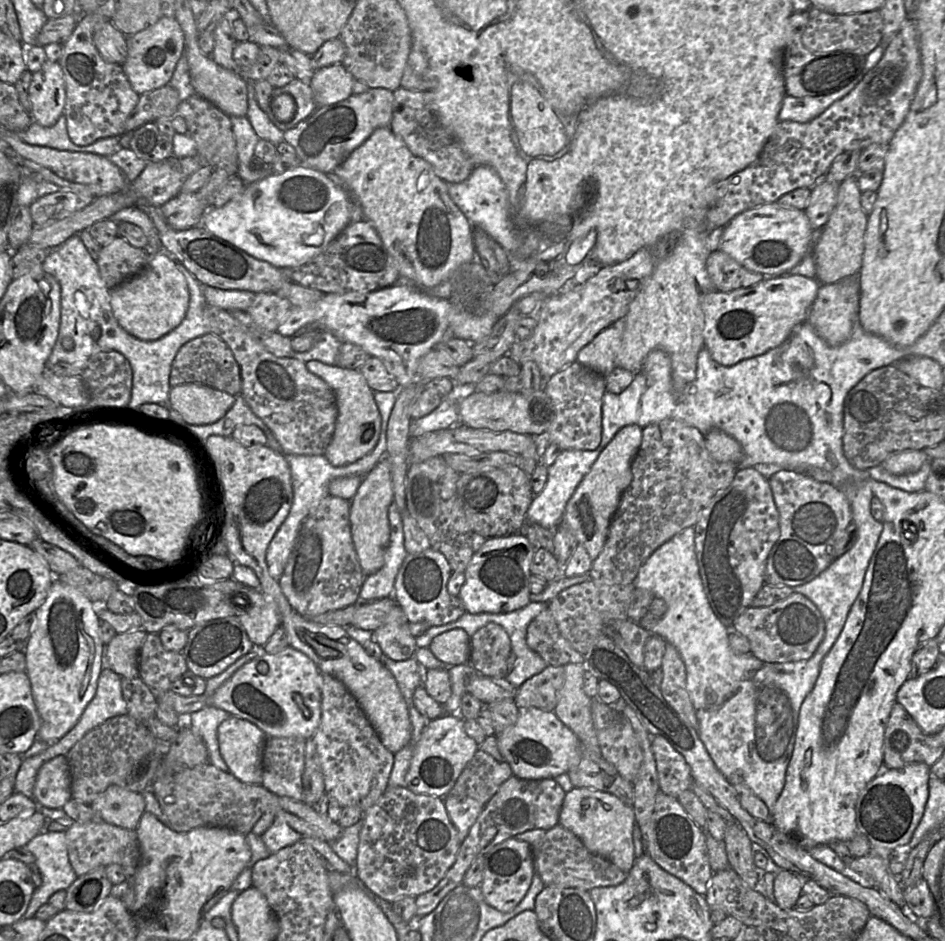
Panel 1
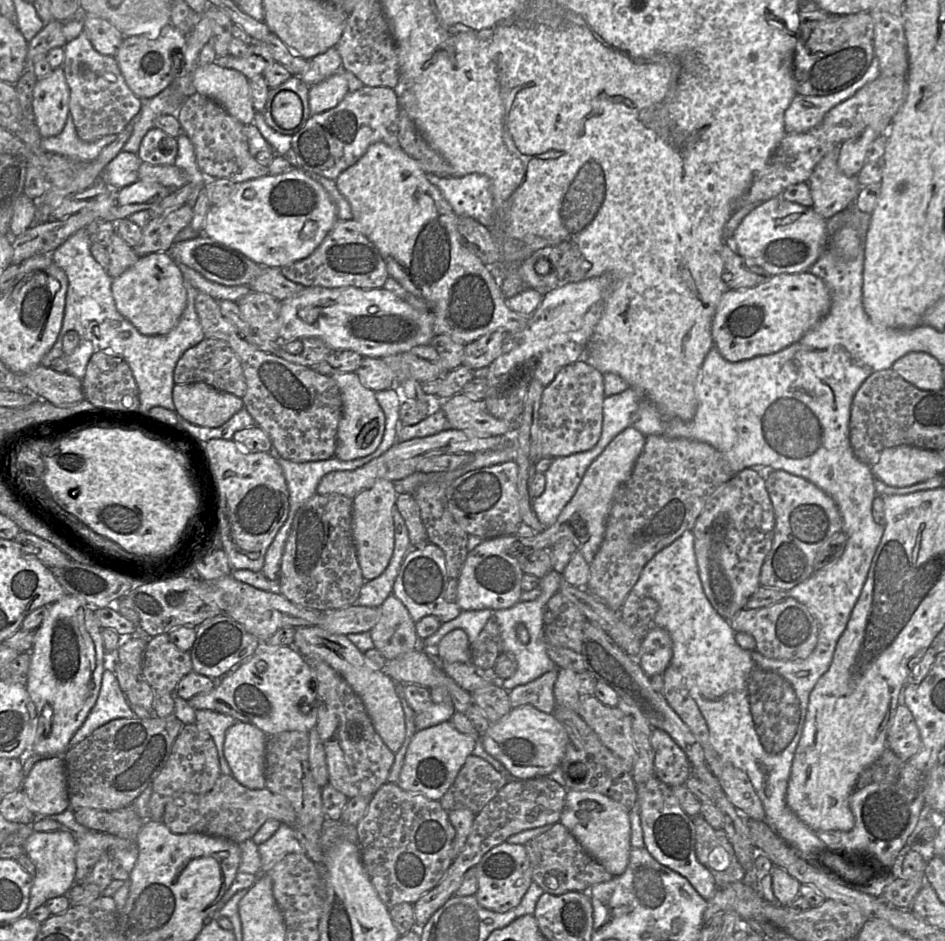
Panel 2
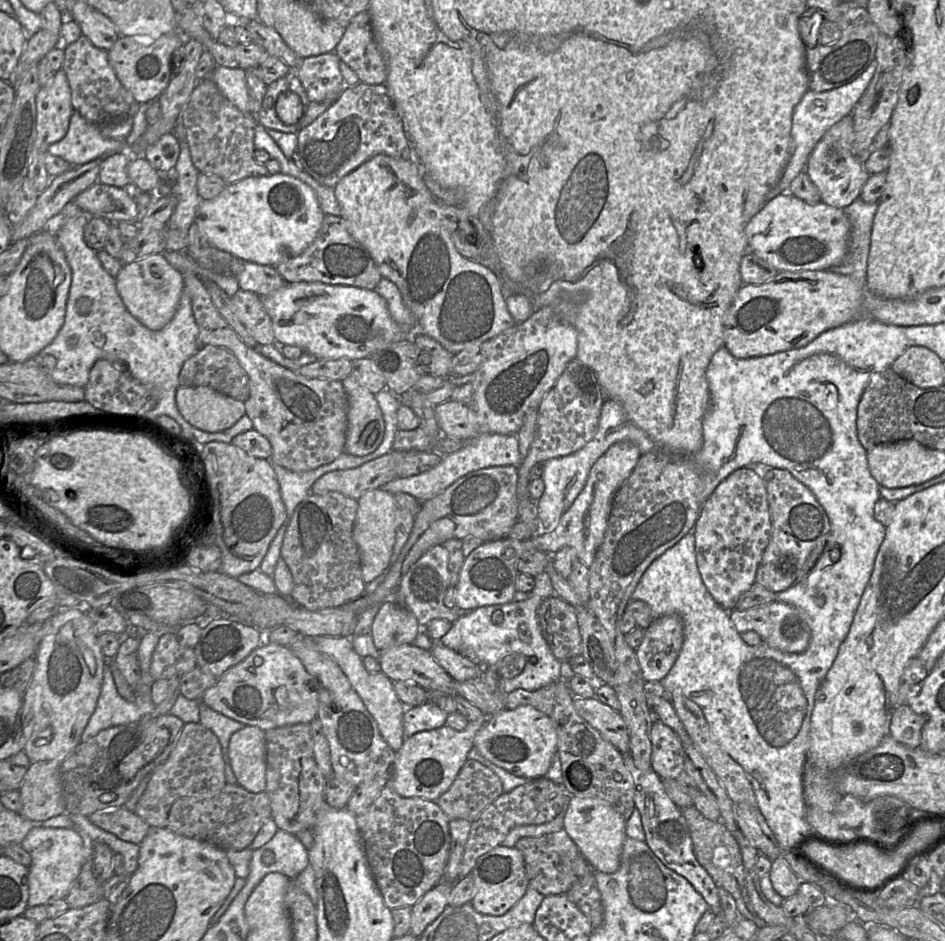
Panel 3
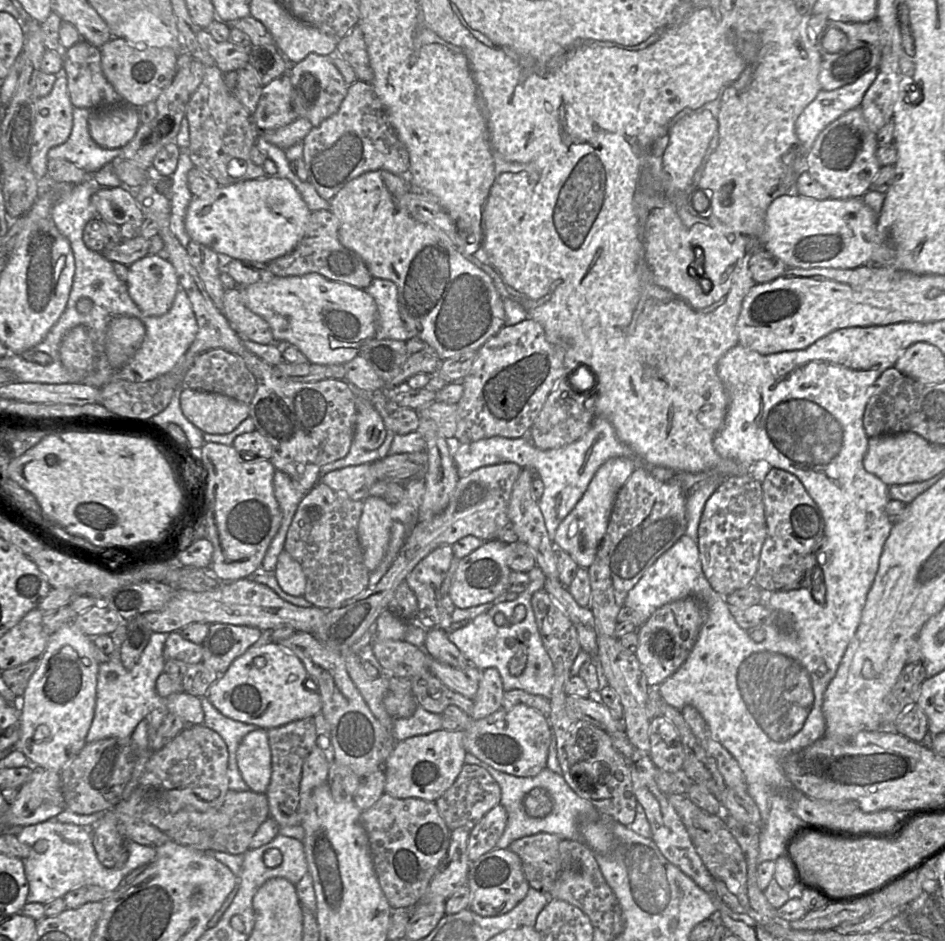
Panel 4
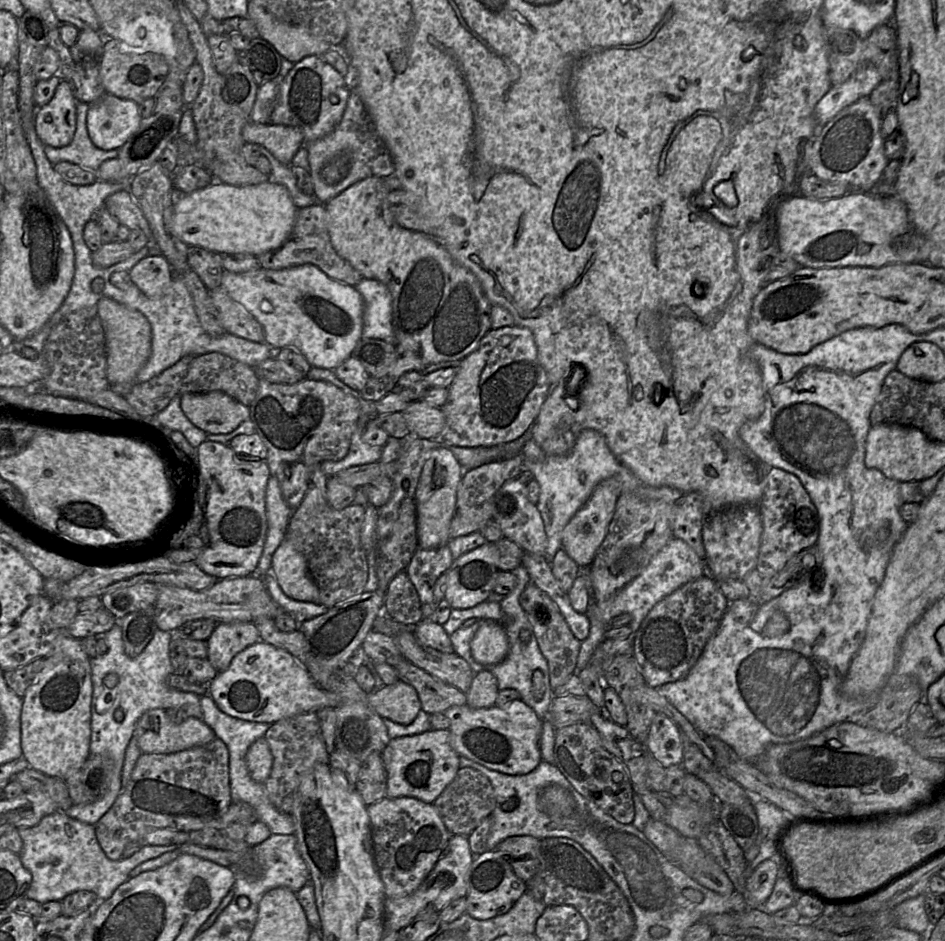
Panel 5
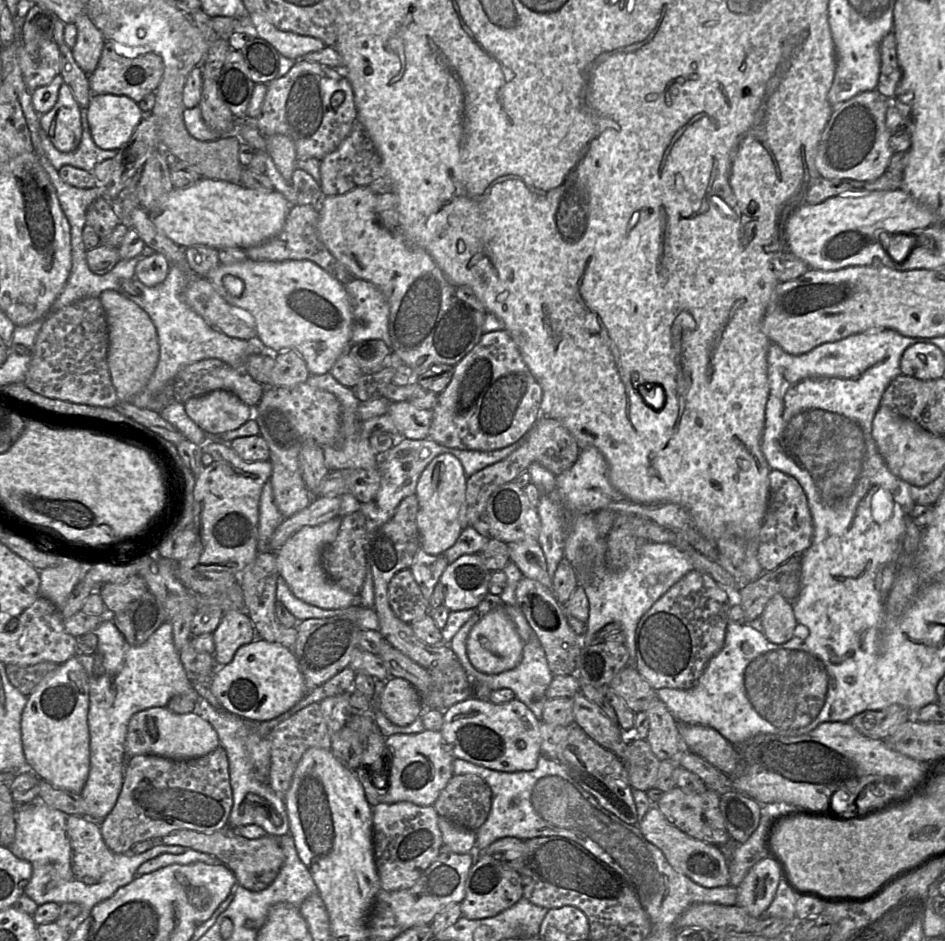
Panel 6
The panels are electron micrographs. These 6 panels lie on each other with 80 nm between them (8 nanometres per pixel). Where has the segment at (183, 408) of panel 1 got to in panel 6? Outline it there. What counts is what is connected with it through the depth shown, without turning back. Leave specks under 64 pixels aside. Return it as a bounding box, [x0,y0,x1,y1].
[184,390,254,435]

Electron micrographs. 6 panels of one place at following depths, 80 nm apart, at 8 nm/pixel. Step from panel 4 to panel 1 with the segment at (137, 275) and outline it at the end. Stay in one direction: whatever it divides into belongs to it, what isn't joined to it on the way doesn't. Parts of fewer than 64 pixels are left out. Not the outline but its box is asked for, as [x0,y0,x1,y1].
[110,252,190,341]

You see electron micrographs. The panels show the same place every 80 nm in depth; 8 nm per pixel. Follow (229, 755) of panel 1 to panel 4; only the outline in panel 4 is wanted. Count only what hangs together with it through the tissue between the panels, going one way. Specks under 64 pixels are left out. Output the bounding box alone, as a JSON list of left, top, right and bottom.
[237,729,272,793]

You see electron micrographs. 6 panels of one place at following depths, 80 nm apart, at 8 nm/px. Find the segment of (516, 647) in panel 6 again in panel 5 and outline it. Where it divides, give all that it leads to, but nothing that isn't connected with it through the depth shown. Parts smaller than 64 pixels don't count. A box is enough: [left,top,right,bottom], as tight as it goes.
[471,620,509,665]

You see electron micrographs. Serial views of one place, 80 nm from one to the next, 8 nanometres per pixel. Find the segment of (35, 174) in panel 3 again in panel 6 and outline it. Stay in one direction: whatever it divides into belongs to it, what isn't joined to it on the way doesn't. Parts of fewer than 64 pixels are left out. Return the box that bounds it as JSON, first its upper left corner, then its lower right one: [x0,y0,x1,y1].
[39,82,82,152]

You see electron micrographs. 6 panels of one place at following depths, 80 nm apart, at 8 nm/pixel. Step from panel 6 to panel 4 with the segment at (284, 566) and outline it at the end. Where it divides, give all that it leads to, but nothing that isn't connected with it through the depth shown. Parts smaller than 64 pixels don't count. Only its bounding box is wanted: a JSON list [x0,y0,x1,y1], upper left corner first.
[274,550,306,597]

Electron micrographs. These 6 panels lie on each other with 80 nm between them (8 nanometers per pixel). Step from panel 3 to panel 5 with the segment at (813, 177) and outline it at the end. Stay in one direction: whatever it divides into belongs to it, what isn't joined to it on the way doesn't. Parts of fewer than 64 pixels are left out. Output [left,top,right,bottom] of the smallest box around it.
[806,96,889,192]

